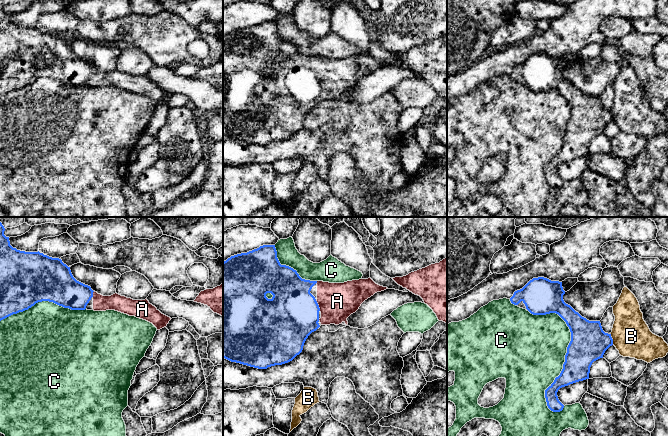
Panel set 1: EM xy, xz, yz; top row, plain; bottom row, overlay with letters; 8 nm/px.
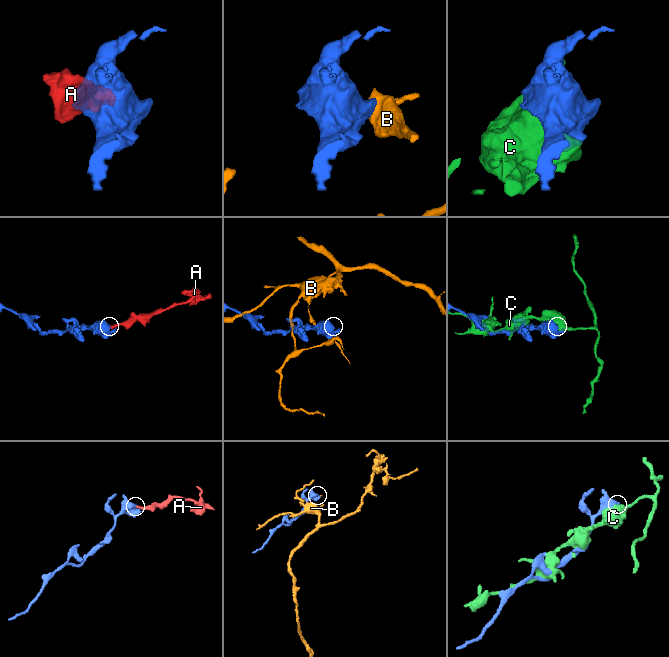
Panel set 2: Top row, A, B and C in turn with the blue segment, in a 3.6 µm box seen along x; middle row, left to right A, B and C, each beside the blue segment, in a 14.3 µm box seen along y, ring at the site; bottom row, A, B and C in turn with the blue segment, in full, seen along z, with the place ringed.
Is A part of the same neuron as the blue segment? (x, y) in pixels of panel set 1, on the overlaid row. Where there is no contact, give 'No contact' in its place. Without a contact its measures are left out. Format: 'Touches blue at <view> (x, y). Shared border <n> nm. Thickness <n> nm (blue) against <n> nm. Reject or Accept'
Touches blue at xz (318, 305). Shared border 100 nm. Thickness 420 nm (blue) against 300 nm. Accept

